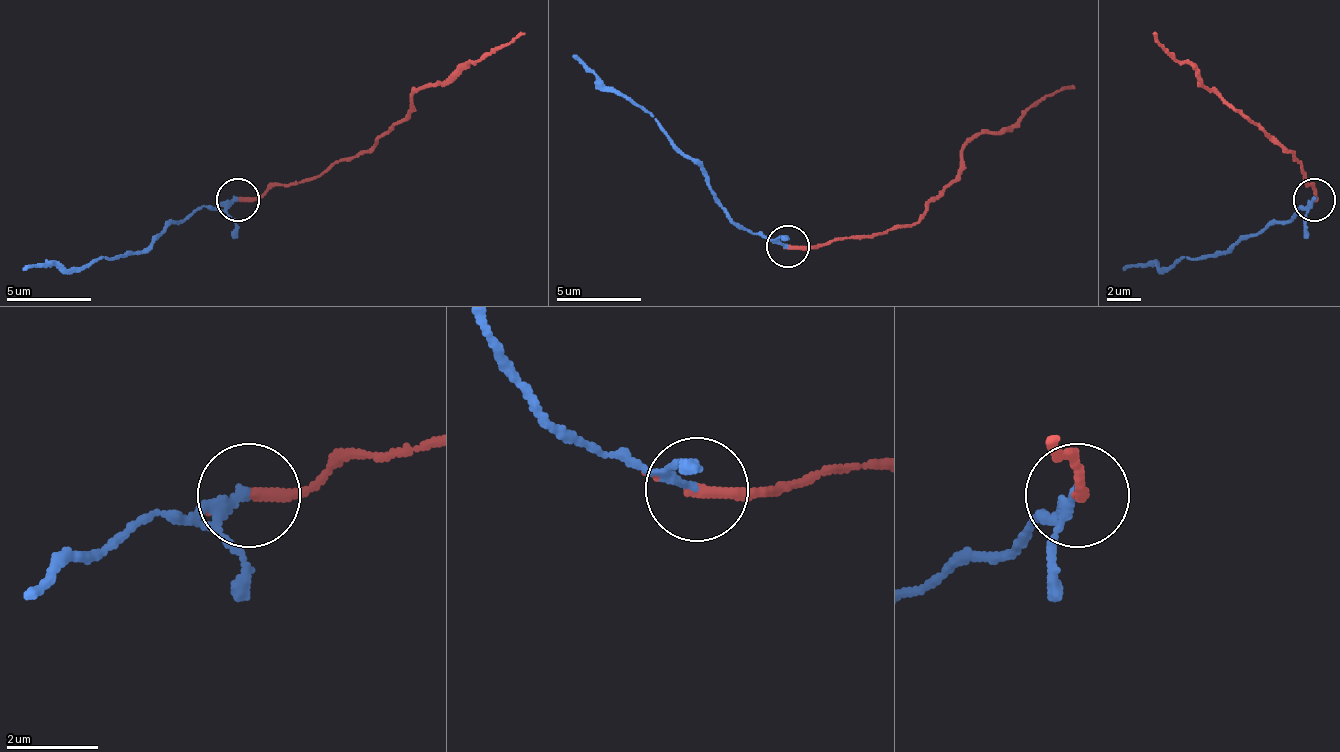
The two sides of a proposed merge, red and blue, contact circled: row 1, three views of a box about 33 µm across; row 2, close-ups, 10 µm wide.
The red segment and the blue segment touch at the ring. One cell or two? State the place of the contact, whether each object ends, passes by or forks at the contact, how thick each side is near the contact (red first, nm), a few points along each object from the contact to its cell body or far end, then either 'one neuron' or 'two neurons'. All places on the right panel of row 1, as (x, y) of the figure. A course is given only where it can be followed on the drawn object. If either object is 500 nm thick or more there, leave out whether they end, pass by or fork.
at (1314, 199); red ends there; blue passes by; 280 nm thick on the red side, 180 nm on the other; red runs (1313, 198), (1296, 160), (1245, 113), (1207, 88), (1202, 79), (1173, 54), (1156, 32); blue runs (1313, 198), (1292, 215), (1241, 237), (1219, 254), (1173, 266), (1122, 271); one neuron

